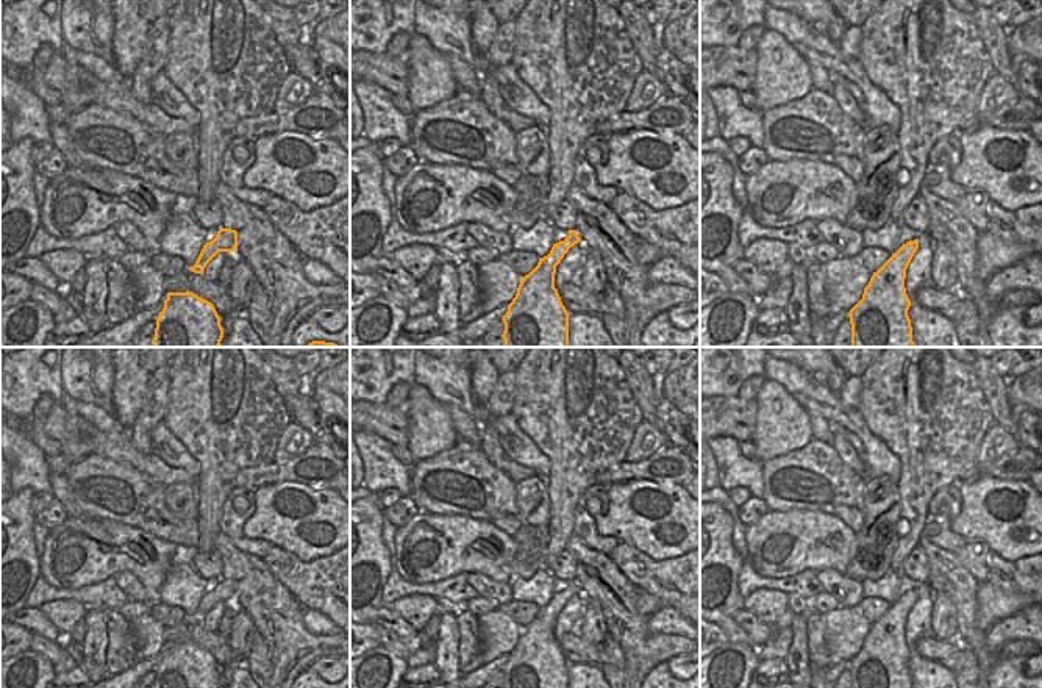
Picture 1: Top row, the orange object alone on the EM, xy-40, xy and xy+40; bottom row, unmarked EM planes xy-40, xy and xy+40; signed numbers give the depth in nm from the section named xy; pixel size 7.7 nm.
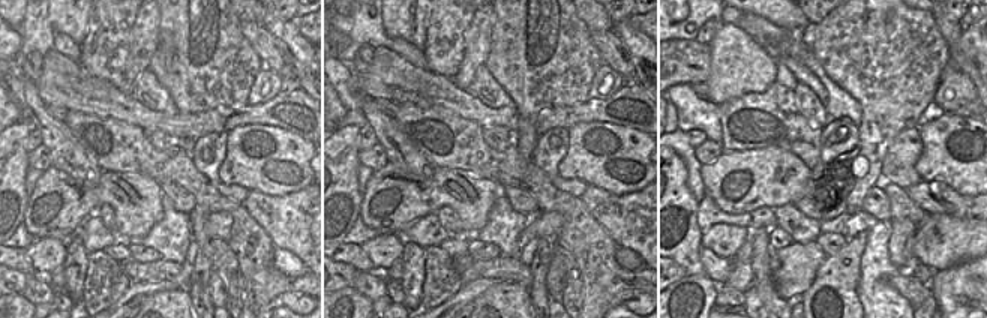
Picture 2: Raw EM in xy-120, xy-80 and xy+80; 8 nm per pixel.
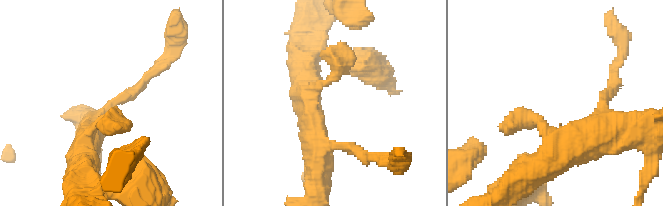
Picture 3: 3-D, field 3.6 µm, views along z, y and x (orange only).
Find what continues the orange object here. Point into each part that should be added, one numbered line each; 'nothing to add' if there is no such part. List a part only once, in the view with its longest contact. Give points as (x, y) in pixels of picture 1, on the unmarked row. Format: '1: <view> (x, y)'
nothing to add

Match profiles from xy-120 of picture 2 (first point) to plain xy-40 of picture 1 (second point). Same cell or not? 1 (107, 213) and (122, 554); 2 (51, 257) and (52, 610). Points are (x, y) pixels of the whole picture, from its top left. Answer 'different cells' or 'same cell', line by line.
1: different cells
2: same cell

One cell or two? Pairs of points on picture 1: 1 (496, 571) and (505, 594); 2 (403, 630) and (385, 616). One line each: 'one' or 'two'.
1: two
2: one

